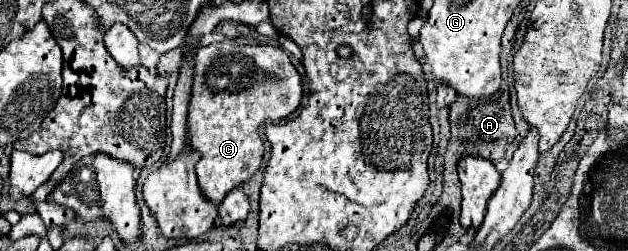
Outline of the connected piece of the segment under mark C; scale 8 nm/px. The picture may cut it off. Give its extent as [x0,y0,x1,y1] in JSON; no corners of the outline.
[187,38,301,204]

